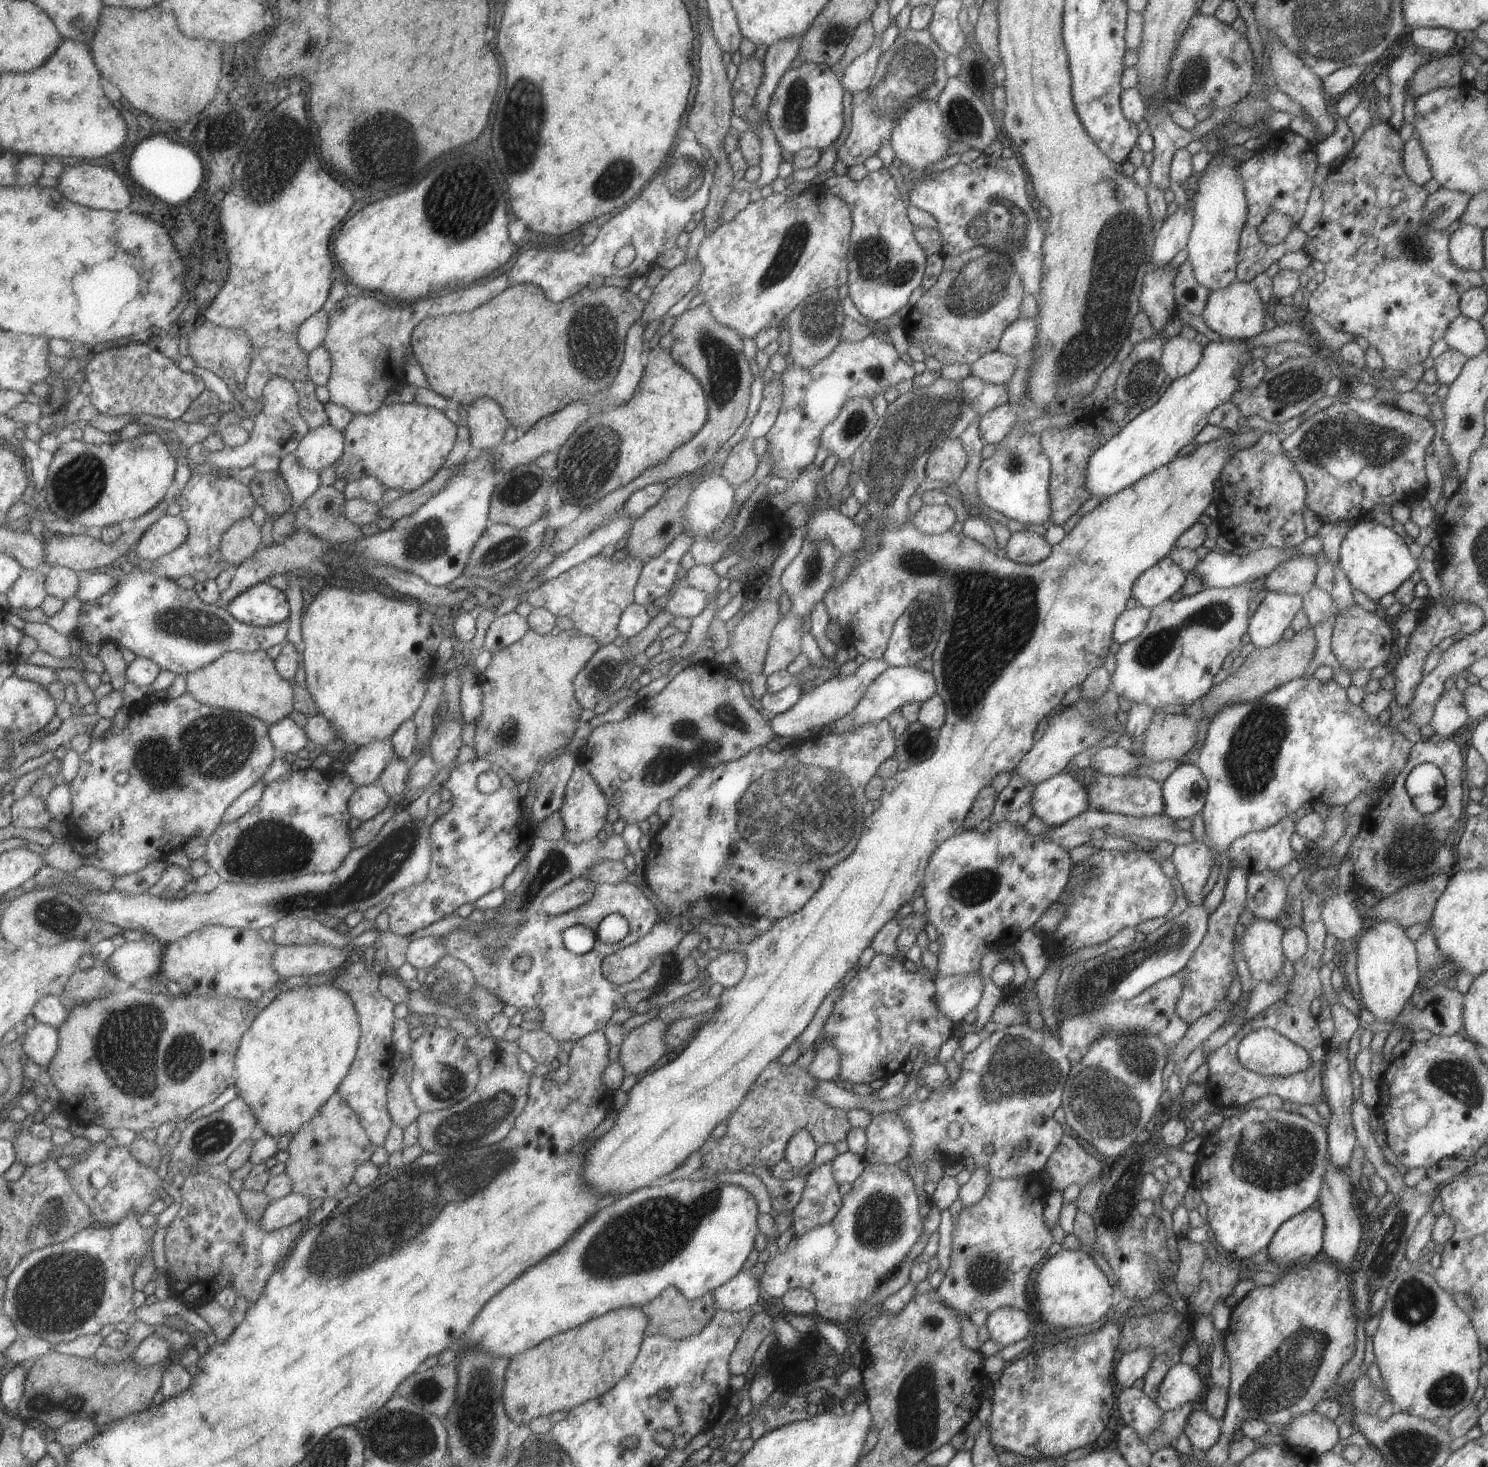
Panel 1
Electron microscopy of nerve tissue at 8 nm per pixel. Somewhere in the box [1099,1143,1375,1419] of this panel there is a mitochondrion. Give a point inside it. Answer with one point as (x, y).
(1293, 1366)

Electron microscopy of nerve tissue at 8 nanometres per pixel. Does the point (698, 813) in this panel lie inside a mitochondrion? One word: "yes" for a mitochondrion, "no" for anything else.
no

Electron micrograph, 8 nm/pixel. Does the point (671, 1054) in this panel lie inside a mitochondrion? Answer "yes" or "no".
no

